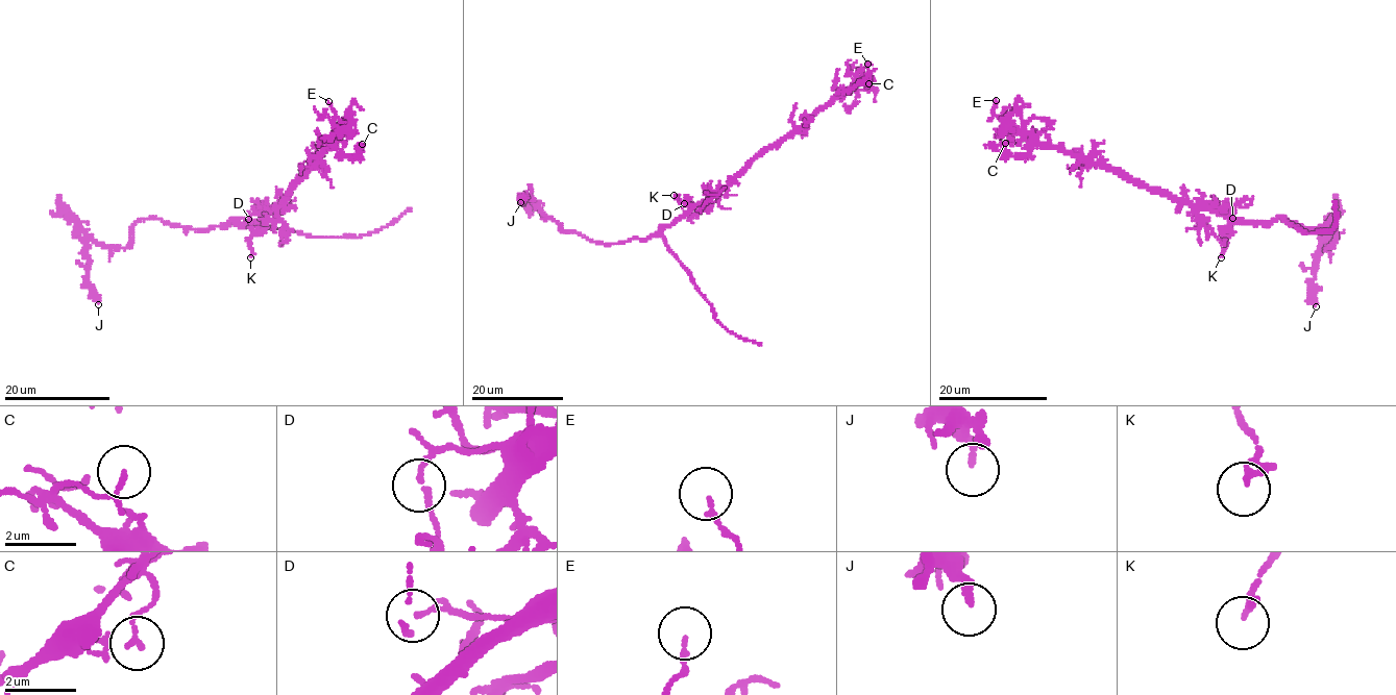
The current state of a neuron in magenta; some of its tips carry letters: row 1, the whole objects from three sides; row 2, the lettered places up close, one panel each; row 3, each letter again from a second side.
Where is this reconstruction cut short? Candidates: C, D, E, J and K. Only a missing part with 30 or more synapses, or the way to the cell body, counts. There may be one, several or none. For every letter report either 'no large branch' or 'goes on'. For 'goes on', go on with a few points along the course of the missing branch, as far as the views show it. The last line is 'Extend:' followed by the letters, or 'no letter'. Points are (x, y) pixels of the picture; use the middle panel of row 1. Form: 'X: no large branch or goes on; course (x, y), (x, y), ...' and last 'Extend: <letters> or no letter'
C: no large branch
D: no large branch
E: no large branch
J: no large branch
K: no large branch
Extend: no letter

